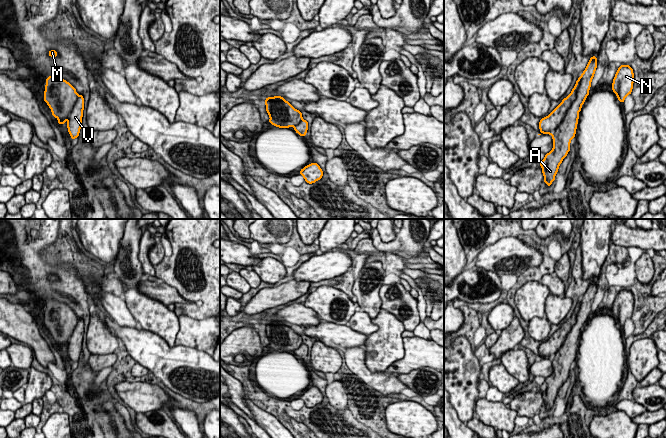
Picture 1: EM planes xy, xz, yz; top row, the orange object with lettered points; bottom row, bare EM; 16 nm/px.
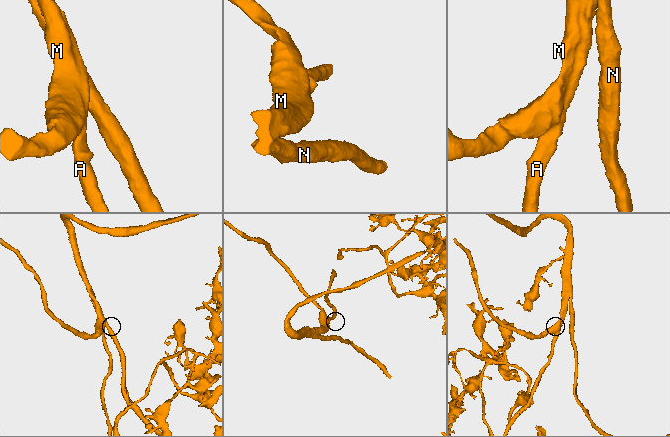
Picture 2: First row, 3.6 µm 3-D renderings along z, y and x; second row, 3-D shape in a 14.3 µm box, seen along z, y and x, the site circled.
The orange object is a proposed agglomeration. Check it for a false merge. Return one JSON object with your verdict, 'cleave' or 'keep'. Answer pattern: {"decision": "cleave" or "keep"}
{"decision": "keep"}

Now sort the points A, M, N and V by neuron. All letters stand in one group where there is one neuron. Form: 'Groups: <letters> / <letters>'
Groups: A M N V

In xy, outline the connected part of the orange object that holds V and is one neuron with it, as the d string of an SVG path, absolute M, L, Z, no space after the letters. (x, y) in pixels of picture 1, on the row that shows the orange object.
M49 76L46 79L44 101L50 107L58 124L66 124L71 140L78 138L82 126L84 97L63 78Z

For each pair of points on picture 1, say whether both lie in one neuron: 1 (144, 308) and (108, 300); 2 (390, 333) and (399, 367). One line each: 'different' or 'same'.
1: different
2: different

